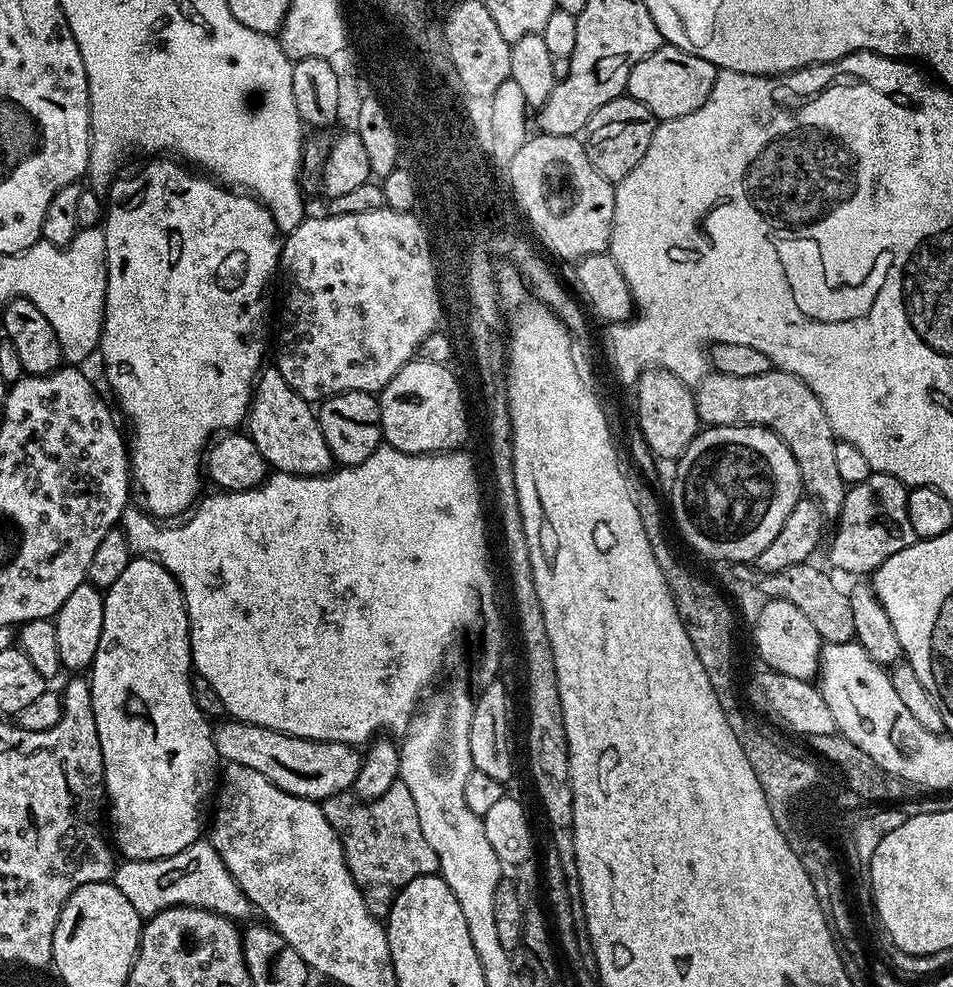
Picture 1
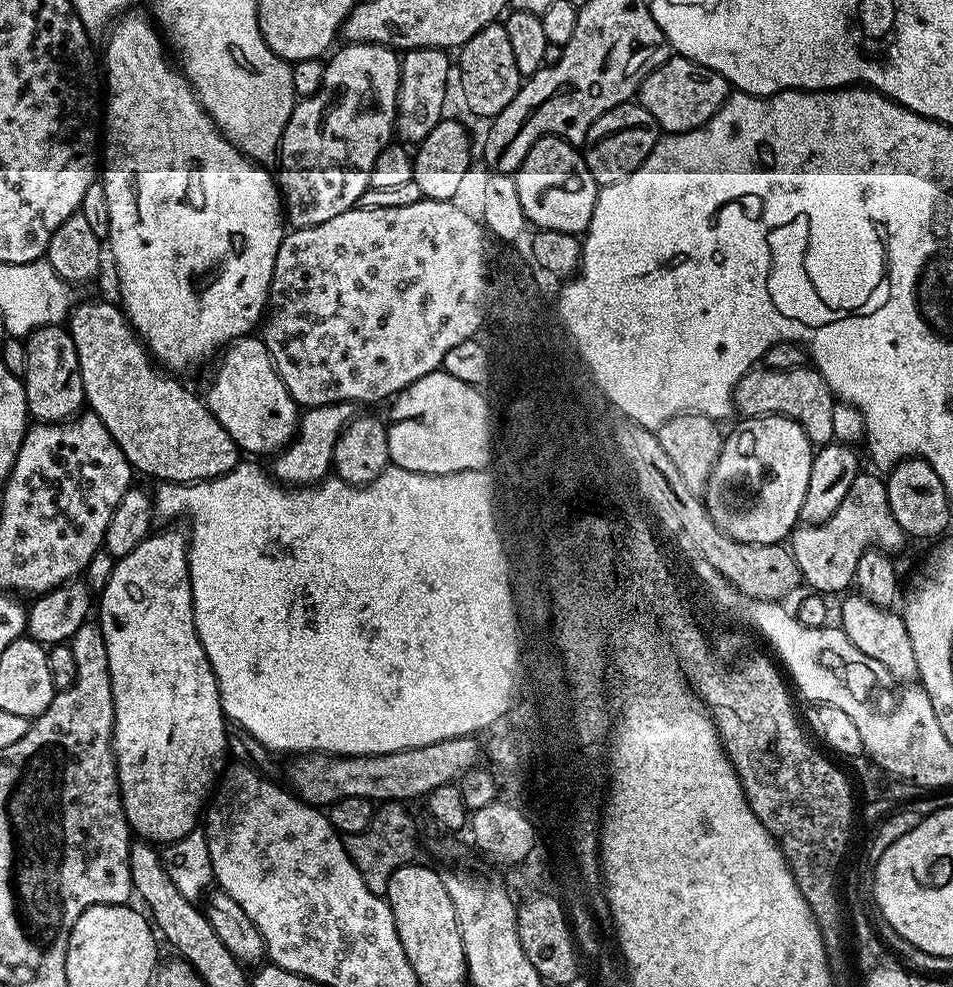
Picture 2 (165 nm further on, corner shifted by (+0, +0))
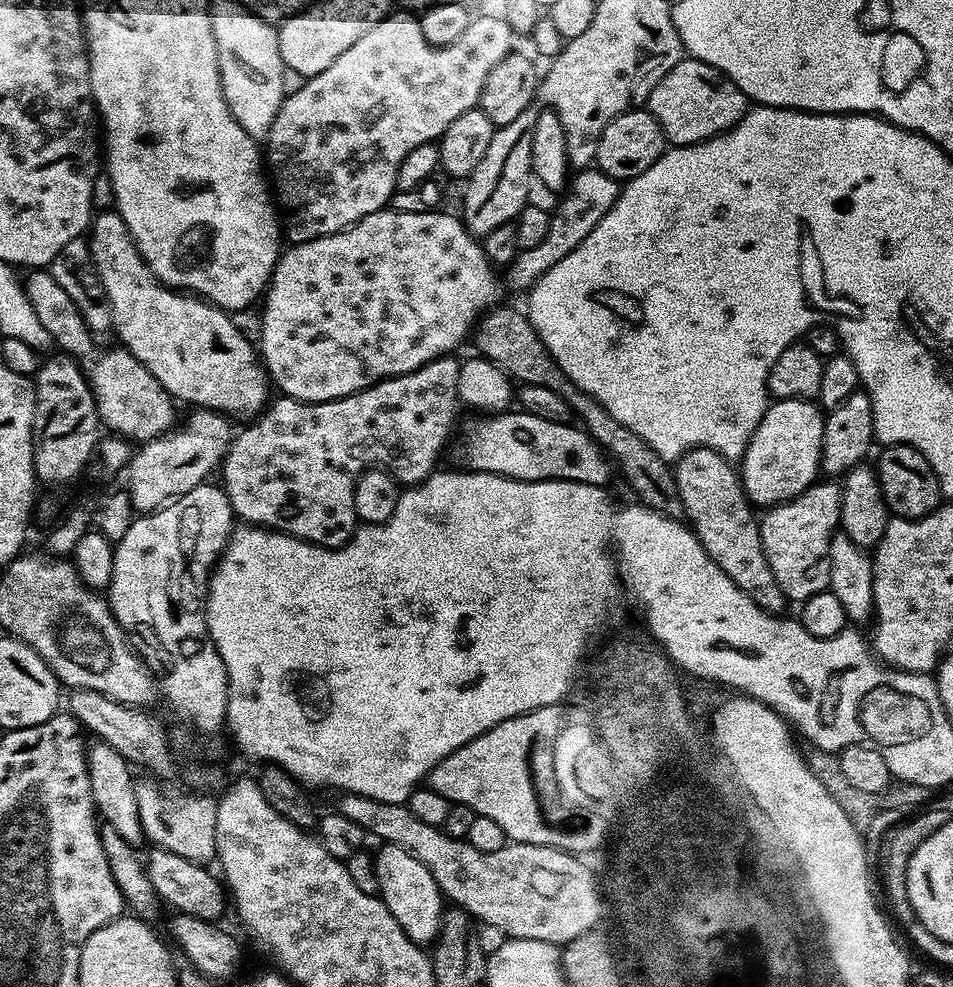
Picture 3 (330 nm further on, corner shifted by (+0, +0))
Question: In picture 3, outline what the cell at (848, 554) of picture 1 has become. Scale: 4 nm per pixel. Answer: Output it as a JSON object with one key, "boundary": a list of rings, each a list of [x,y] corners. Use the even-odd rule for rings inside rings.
{"boundary":[[[813,482],[803,494],[793,500],[769,507],[764,517],[759,517],[760,541],[770,562],[776,584],[789,601],[803,602],[828,588],[830,566],[828,551],[832,537],[840,528],[842,488],[836,482]]]}

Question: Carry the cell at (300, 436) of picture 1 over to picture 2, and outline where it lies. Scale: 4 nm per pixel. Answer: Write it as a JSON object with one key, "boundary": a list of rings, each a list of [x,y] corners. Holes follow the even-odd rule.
{"boundary":[[[256,334],[241,336],[239,340],[232,341],[230,346],[223,349],[219,360],[220,365],[216,368],[216,377],[213,378],[212,385],[208,388],[206,403],[208,409],[215,414],[220,425],[226,430],[226,434],[234,438],[236,447],[241,453],[253,452],[256,456],[266,455],[265,457],[279,452],[281,448],[287,448],[295,437],[296,425],[300,423],[302,412],[296,399],[286,390],[263,339]]]}

